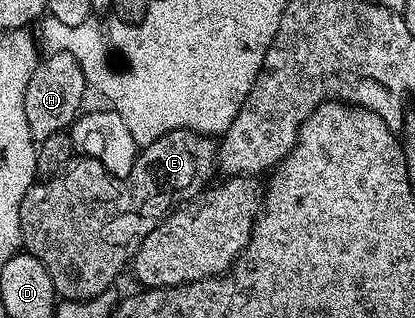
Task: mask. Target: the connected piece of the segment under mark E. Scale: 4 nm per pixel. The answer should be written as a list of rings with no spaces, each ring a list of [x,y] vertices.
[[[177,129],[176,131],[168,131],[164,135],[160,135],[160,139],[156,139],[151,145],[145,146],[139,152],[138,157],[134,161],[132,171],[126,177],[112,177],[106,172],[106,168],[99,161],[91,157],[82,157],[75,160],[70,168],[64,170],[58,177],[47,177],[45,179],[35,180],[33,185],[28,187],[28,191],[24,195],[24,199],[20,203],[20,231],[22,232],[22,249],[27,253],[31,253],[36,259],[40,259],[40,263],[44,263],[44,271],[48,271],[48,279],[52,279],[52,287],[55,294],[63,302],[67,301],[90,301],[94,297],[99,297],[104,291],[108,291],[115,284],[113,281],[122,273],[122,268],[129,266],[133,262],[136,251],[140,247],[140,243],[144,243],[144,239],[152,231],[156,231],[163,220],[177,208],[185,206],[187,203],[193,202],[211,184],[210,176],[216,173],[216,162],[218,160],[218,145],[215,138],[207,137],[205,133],[193,133],[191,129]]]

